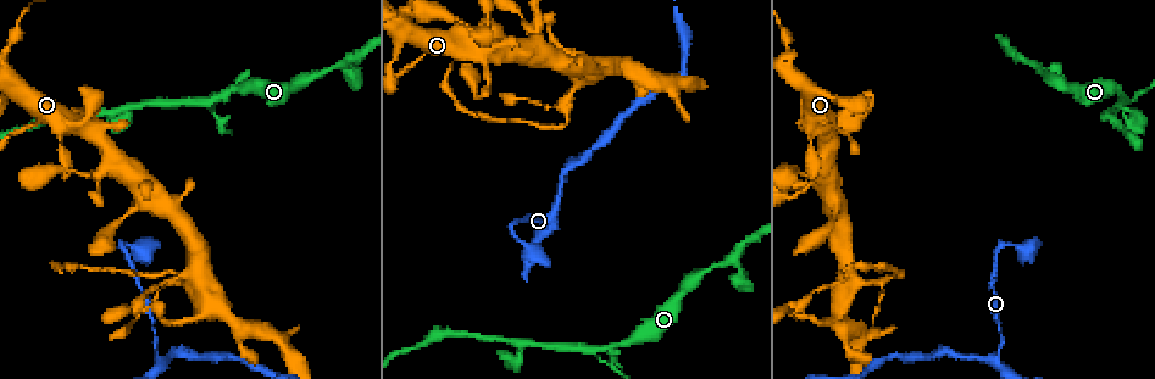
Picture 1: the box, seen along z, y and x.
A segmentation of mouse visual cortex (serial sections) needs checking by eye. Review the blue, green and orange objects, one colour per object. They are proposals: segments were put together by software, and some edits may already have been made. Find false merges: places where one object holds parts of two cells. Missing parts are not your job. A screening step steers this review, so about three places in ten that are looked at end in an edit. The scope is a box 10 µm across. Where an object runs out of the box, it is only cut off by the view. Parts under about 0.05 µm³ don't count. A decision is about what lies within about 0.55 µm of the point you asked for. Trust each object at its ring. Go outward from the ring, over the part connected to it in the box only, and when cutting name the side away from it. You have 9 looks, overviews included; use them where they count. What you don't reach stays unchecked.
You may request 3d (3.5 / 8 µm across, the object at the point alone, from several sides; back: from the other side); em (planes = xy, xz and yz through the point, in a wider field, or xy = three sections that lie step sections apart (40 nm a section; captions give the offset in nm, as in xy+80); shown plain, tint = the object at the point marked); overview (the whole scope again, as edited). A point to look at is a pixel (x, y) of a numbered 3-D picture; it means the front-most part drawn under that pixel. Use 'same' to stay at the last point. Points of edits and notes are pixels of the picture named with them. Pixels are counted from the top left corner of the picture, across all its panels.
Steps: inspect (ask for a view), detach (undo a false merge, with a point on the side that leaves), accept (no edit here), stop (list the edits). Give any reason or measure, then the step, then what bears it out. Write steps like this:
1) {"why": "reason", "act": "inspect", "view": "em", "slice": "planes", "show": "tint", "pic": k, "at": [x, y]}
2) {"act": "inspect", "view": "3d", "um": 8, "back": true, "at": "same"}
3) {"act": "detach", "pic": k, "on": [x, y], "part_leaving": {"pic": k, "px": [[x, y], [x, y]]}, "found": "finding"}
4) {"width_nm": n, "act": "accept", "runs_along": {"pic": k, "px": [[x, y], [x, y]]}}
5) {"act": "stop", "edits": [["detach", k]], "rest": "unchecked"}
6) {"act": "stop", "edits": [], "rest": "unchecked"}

{"why": "narrows sharply", "act": "inspect", "view": "3d", "um": 3.5, "pic": 1, "at": [472, 63]}

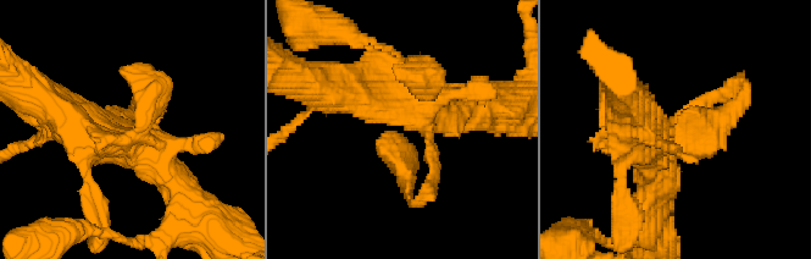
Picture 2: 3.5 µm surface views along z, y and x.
{"why": "shape alone is not enough", "act": "inspect", "view": "em", "slice": "xy", "step": 5, "show": "tint", "pic": 2, "at": [676, 138]}

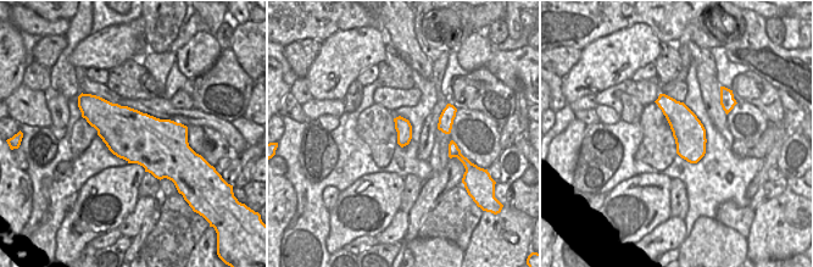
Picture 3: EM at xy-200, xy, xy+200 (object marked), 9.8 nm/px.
{"why": "another direction", "act": "inspect", "view": "em", "slice": "planes", "show": "tint", "at": "same"}

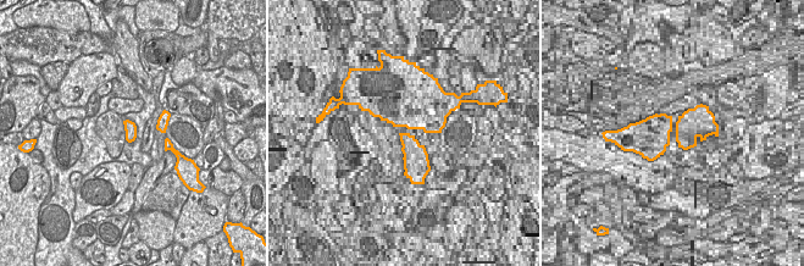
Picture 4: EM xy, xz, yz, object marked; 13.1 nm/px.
{"act": "accept", "runs_along": {"pic": 2, "px": [[354, 91], [401, 103], [410, 197]]}, "found": "one cell here"}

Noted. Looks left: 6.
{"why": "four-way junction", "act": "inspect", "view": "3d", "um": 3.5, "pic": 1, "at": [140, 198]}

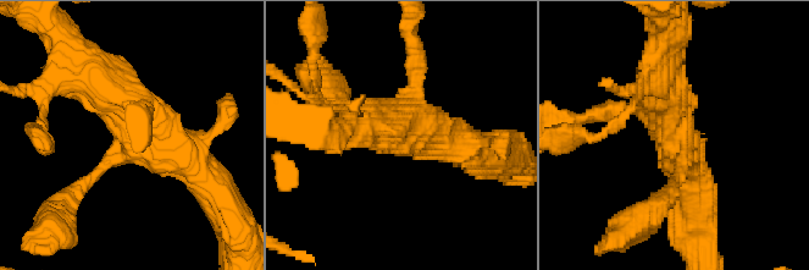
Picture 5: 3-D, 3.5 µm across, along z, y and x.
{"arms": 4, "arm_widths_nm": [150, 200, 500, 500], "why": "shape alone is not enough", "act": "inspect", "view": "em", "slice": "xy", "step": 5, "show": "tint", "pic": 5, "at": [677, 137]}

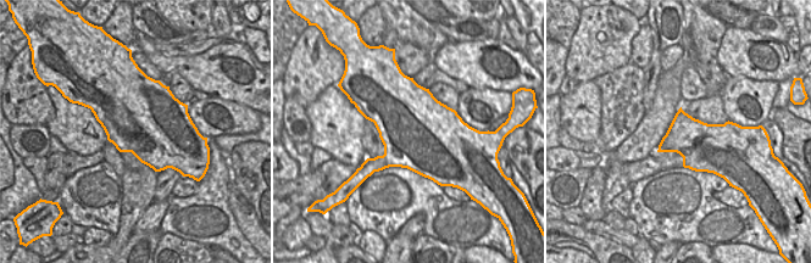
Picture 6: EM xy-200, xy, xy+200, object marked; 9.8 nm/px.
{"width_nm": 750, "act": "accept", "runs_along": {"pic": 5, "px": [[89, 66], [111, 93], [205, 180]]}, "found": "all the same cell"}

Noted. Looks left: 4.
{"why": "sharp bend", "act": "inspect", "view": "3d", "um": 3.5, "pic": 1, "at": [121, 246]}

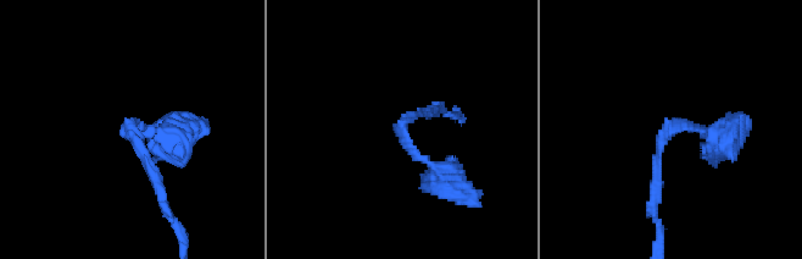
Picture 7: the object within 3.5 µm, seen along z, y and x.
{"why": "need the tissue", "act": "inspect", "view": "em", "slice": "xy", "step": 2, "show": "tint", "pic": 7, "at": [131, 127]}

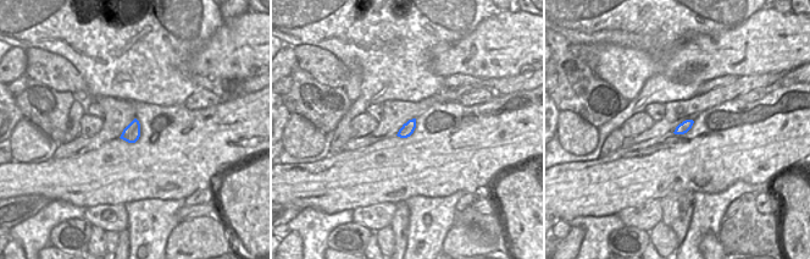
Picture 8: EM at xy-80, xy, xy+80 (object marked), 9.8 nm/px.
{"act": "accept", "runs_along": {"pic": 7, "px": [[436, 109], [410, 116], [402, 134], [455, 187]]}, "found": "all the same cell"}

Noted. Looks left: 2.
{"why": "sharp bend", "act": "inspect", "view": "3d", "um": 8, "pic": 1, "at": [993, 361]}

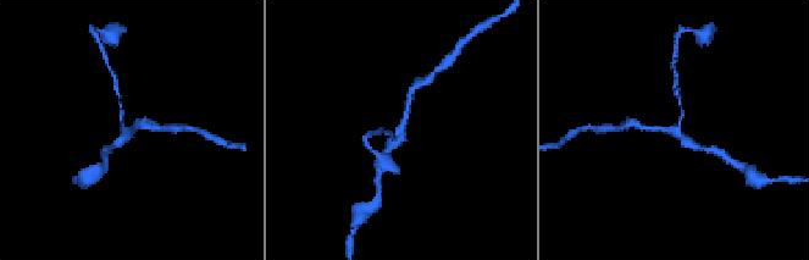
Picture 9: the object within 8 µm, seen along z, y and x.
{"arms": 3, "arm_widths_nm": [100, 200, 200], "act": "inspect", "view": "em", "slice": "xy", "step": 2, "show": "tint", "at": "same"}

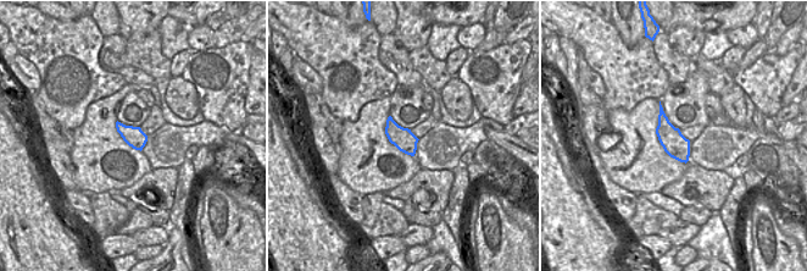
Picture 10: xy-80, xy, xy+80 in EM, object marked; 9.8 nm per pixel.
{"act": "accept", "runs_along": {"pic": 9, "px": [[679, 99], [682, 117], [674, 130], [642, 127]]}, "found": "one cell here"}

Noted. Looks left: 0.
{"act": "stop", "edits": [], "rest": "unchecked"}

